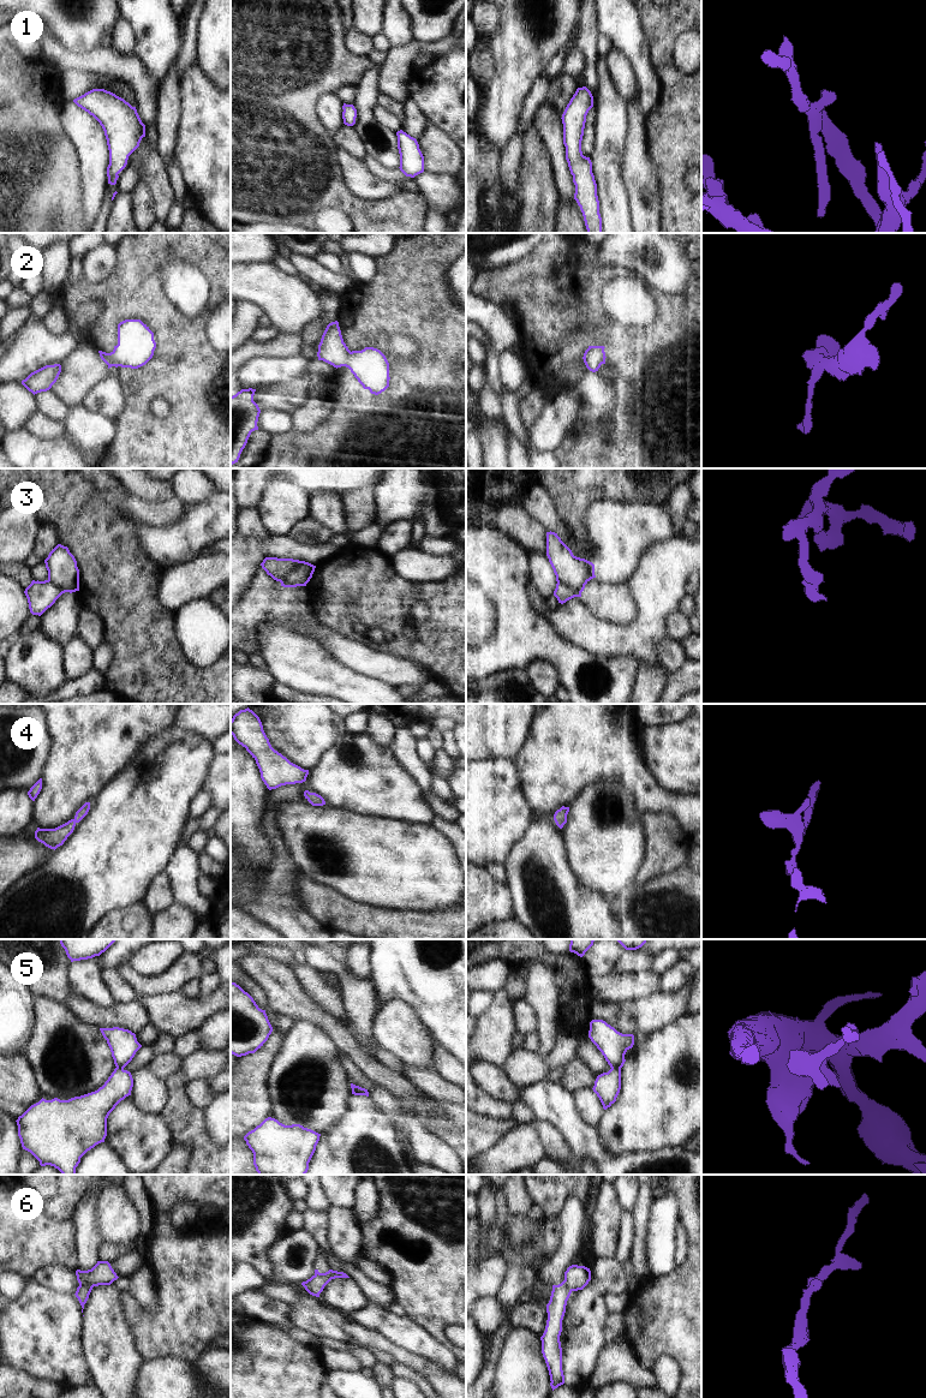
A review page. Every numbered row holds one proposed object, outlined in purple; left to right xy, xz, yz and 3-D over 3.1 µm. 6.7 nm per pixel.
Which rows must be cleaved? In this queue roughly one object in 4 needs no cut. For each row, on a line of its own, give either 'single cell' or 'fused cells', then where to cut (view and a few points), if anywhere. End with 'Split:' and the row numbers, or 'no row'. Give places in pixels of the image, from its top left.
1: single cell; no cut
2: single cell; no cut
3: fused cells; cut in xz along (302, 561), (287, 573), (281, 584)
4: single cell; no cut
5: fused cells; cut in yz along (611, 1067), (620, 1070)
6: fused cells; cut in xy along (79, 1284), (93, 1286)
Split: 3, 5, 6

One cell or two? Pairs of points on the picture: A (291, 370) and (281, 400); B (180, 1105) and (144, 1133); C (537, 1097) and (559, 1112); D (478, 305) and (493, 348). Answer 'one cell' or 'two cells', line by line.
A: two cells
B: two cells
C: one cell
D: one cell

